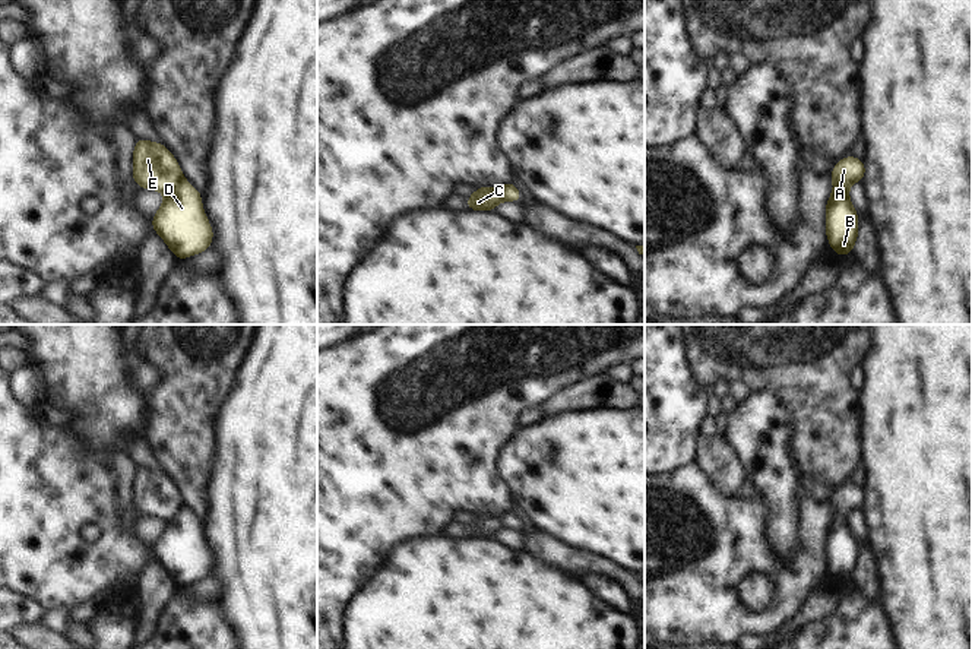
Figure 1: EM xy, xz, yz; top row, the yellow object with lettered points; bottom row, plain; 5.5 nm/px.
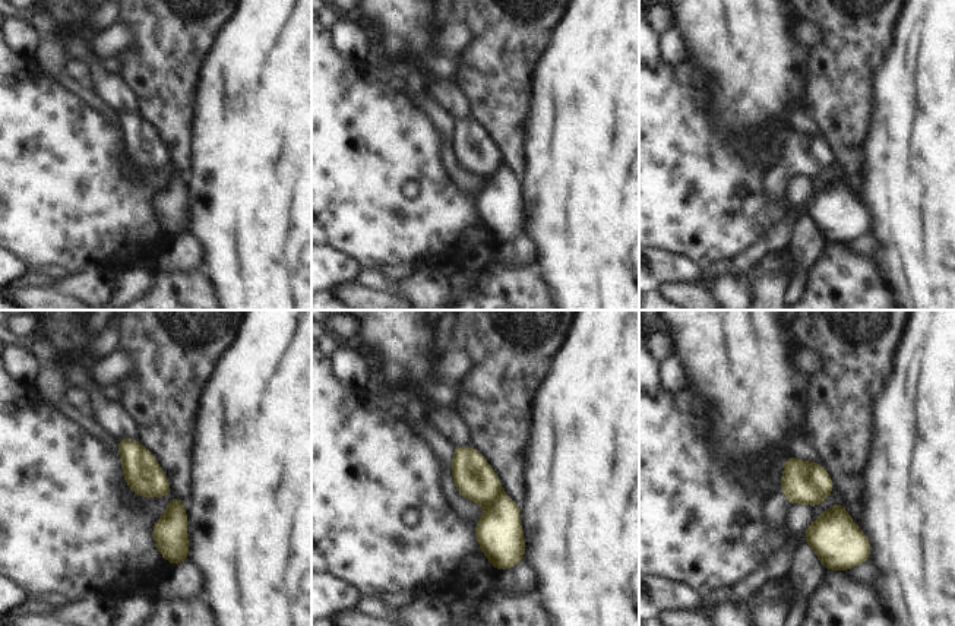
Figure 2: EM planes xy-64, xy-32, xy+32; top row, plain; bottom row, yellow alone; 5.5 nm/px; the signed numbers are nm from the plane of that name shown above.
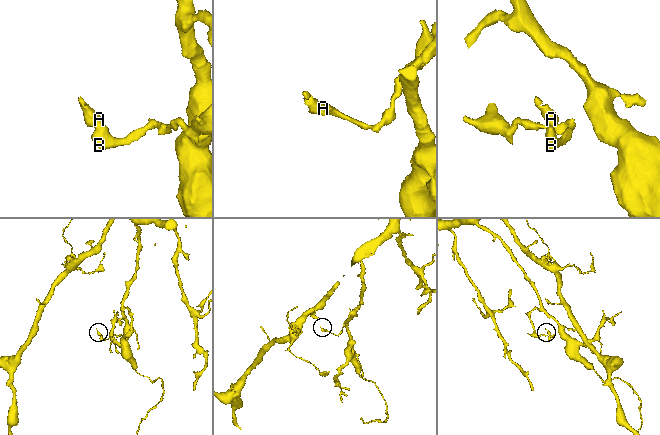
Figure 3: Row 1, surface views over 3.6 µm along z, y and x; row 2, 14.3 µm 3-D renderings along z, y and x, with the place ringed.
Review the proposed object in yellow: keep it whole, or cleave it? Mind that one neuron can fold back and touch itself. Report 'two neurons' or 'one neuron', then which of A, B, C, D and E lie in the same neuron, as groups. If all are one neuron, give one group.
two neurons | A C E / B D

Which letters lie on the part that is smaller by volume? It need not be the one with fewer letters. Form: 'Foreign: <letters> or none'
Foreign: A, C, E

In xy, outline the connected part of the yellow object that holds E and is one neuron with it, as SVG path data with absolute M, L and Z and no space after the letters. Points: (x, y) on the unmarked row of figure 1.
M136 465L133 479L133 506L142 516L170 520L183 506L172 481L162 472Z

